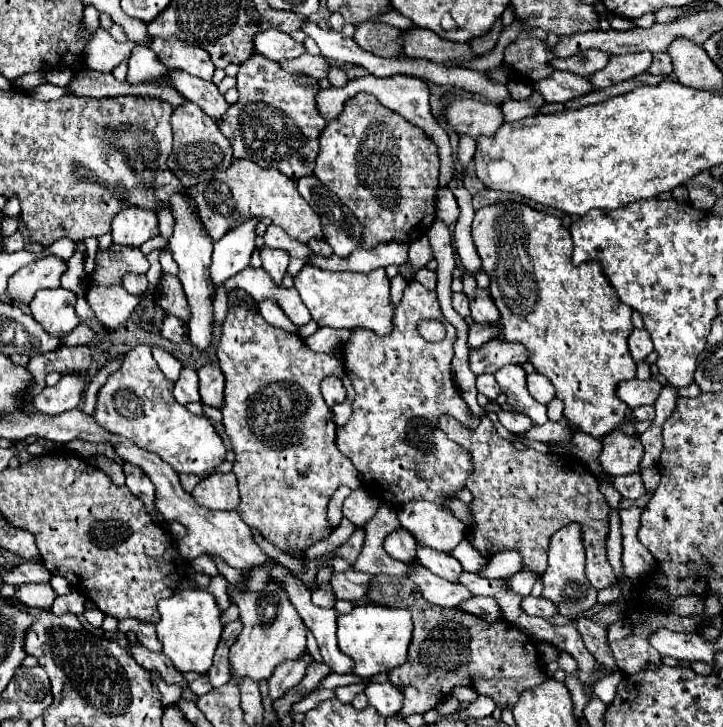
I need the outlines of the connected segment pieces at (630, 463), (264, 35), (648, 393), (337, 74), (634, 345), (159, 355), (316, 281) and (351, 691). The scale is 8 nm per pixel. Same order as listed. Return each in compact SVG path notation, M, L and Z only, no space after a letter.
M612 431L602 439L600 465L612 477L636 473L644 455L644 447L638 437L626 435L624 431Z
M266 29L254 35L254 51L270 61L280 61L302 55L306 49L302 43L294 43L290 35L284 35L276 29Z
M632 379L632 381L622 381L618 387L618 397L630 407L636 409L640 405L654 405L654 401L658 399L662 391L662 383L656 379L648 379L648 381L640 381L640 379Z
M330 67L330 71L328 71L328 77L326 77L328 81L330 81L330 85L334 85L334 87L342 87L346 81L348 81L348 77L346 77L346 73L342 71L342 69L338 69L338 67Z
M634 329L634 333L628 339L628 345L630 345L630 353L632 353L634 361L644 361L654 351L652 339L646 329L642 329L642 331Z
M152 351L152 355L154 355L160 371L162 371L170 381L176 381L176 375L178 375L180 369L182 369L180 361L178 361L176 357L172 357L168 351Z
M304 265L304 269L294 277L294 287L308 311L312 313L312 319L320 327L364 327L374 331L376 335L388 335L388 331L392 331L394 307L390 303L390 281L384 269L376 269L372 273L330 273L312 265Z
M356 683L356 685L348 685L348 687L338 687L336 689L336 697L344 703L350 703L358 693L362 693L366 689L368 683Z

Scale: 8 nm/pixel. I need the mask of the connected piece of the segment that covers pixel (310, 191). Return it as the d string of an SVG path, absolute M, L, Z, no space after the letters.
M314 175L296 181L300 195L308 201L314 213L320 217L324 241L334 249L334 255L348 257L356 247L360 247L360 223L352 211L340 203L340 199L328 191Z

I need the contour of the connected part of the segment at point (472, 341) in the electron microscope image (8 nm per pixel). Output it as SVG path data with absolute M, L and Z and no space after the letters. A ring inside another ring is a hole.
M474 323L468 331L468 345L470 347L480 347L482 343L496 339L498 337L498 327L492 323Z

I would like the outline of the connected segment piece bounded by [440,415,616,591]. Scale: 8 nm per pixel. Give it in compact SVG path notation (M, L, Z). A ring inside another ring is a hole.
M484 415L476 429L464 429L452 417L440 417L440 431L454 443L468 449L474 471L464 487L474 495L468 505L472 527L468 541L482 557L502 551L518 551L522 555L522 571L532 571L536 577L546 571L546 551L550 537L564 525L578 523L582 527L582 543L586 553L586 577L596 591L614 585L616 575L606 557L608 539L608 503L598 489L596 477L574 455L540 453L536 449L516 449L510 441L498 435L492 421Z

